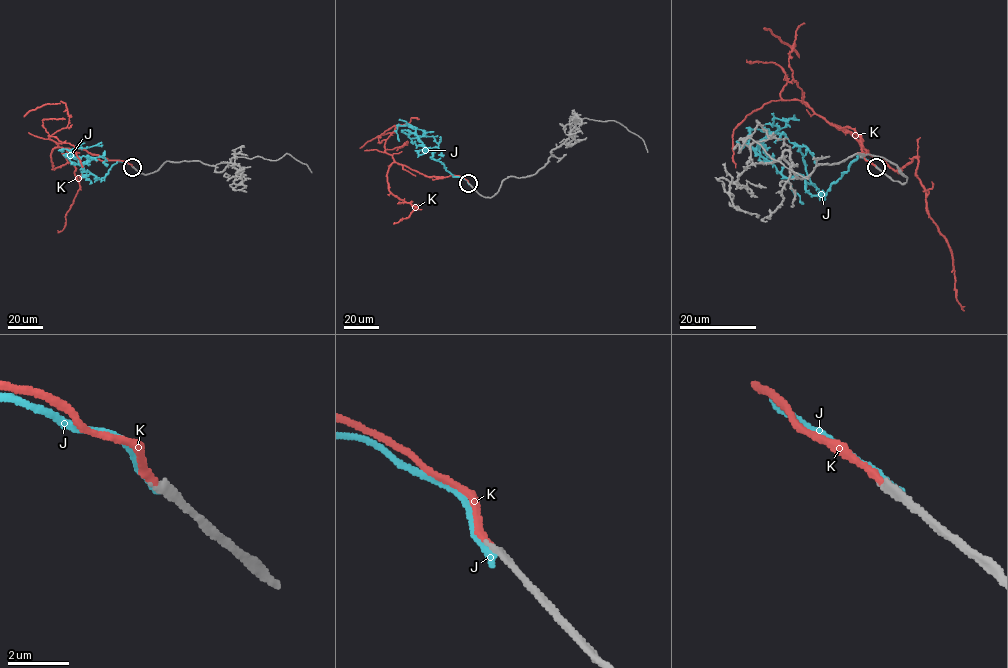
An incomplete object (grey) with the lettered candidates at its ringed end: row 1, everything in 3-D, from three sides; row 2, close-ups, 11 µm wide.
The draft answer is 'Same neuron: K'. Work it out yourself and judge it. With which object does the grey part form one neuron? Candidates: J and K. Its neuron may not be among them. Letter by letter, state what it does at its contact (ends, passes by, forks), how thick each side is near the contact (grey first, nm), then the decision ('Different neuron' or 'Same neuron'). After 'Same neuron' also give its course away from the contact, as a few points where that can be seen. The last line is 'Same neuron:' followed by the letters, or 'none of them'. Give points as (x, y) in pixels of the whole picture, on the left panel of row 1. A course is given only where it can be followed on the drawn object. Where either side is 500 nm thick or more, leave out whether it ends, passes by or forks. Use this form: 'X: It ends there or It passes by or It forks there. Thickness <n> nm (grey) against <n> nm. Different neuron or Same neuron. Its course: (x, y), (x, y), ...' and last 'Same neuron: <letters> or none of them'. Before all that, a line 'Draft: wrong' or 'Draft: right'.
Draft: right
J: It ends there. Thickness 300 nm (grey) against 280 nm. Different neuron
K: It ends there. Thickness 300 nm (grey) against 240 nm. Same neuron. Its course: (132, 167), (82, 149), (52, 150), (52, 166), (72, 163), (80, 188), (65, 214), (65, 227), (57, 230)
Same neuron: K

